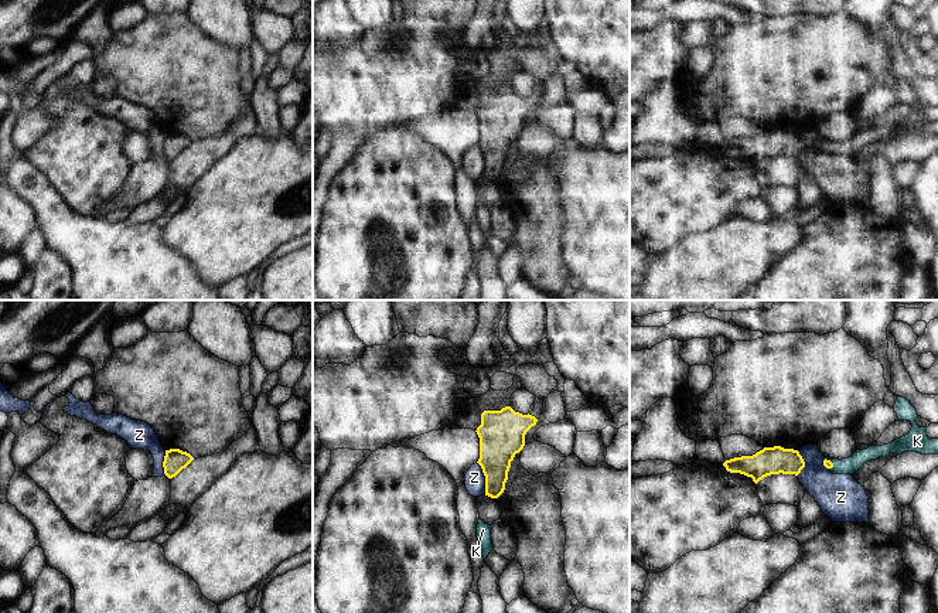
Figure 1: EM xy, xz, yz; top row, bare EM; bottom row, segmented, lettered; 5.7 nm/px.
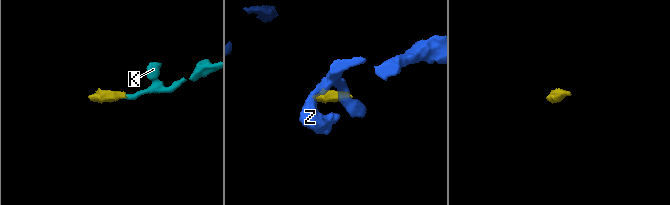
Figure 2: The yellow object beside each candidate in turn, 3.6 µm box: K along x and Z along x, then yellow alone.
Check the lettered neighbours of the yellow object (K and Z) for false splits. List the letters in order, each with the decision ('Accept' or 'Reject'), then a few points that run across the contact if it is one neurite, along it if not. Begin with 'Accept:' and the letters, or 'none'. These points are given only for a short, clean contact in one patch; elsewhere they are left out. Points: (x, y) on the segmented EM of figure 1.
Accept: K
K: Accept. Line: yz (826, 463), (832, 463), (846, 466)
Z: Reject. Line: xz (477, 462), (484, 476), (485, 493).

